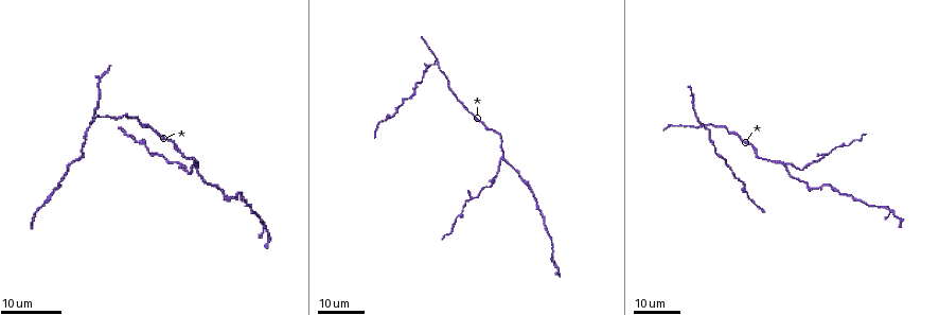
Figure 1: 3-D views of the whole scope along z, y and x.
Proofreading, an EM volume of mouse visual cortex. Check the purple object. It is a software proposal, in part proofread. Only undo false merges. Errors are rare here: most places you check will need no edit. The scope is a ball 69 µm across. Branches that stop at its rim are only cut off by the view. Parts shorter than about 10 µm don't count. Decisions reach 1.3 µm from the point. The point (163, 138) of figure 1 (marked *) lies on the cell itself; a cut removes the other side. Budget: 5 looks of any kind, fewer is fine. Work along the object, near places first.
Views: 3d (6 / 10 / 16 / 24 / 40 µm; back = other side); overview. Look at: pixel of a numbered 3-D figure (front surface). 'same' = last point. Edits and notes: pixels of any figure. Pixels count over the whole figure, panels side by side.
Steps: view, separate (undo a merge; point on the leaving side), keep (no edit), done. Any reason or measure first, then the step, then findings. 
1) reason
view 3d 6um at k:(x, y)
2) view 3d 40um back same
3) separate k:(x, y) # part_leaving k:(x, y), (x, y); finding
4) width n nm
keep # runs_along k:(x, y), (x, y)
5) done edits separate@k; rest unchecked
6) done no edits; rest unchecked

thick turns thin
view 3d 24um at 1:(438, 64)

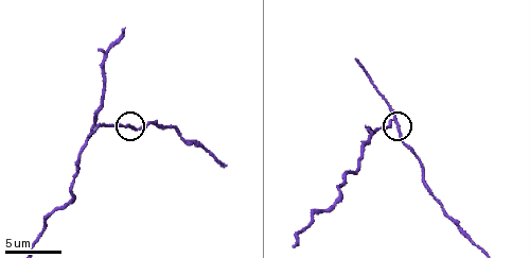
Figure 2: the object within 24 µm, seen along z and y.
view 3d 10um at 2:(399, 128)

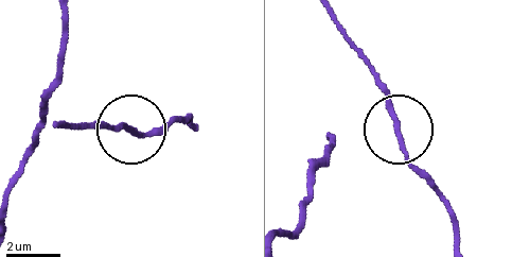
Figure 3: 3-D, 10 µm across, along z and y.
width 200 nm
keep # continuous, no second cell

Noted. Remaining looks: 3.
calibre changes
view 3d 10um at 2:(75, 169)

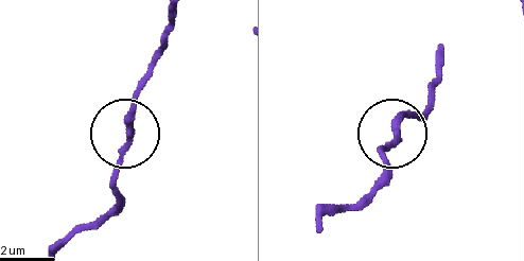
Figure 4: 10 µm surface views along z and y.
closer look
view 3d 6um at 4:(130, 134)

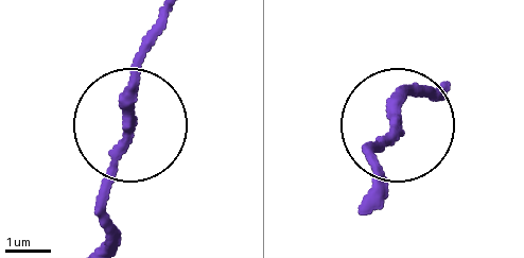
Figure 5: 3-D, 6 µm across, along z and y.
keep # one cell here

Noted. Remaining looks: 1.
thick turns thin
view 3d 16um at 2:(314, 219)

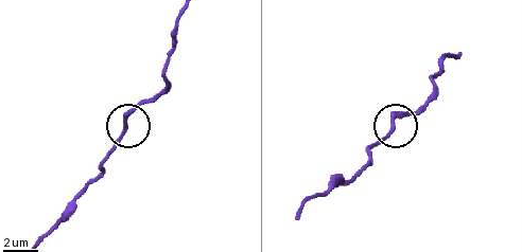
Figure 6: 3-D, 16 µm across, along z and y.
width 210 nm
keep # all the same cell

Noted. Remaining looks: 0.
done no edits; rest unchecked

